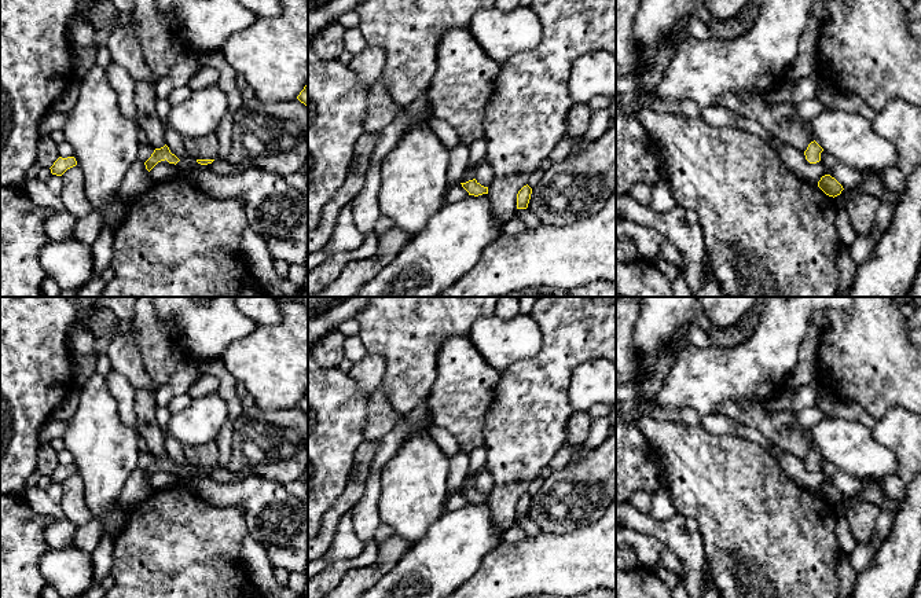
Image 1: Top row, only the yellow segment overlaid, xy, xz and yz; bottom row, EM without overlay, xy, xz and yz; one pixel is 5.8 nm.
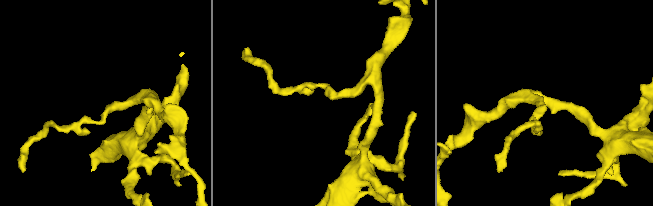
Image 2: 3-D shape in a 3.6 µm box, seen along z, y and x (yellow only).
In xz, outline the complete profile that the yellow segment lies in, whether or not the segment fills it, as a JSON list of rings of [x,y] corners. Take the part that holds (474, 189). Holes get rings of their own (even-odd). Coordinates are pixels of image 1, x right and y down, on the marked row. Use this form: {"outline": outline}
{"outline": [[[476,179],[460,184],[469,192],[469,195],[478,197],[482,194],[488,194],[488,187],[481,186]]]}

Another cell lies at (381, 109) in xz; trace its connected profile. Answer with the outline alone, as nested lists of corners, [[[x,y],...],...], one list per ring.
[[[382,76],[374,82],[367,93],[367,111],[364,115],[364,132],[382,131],[390,124],[400,107],[392,99],[386,87],[384,85]]]

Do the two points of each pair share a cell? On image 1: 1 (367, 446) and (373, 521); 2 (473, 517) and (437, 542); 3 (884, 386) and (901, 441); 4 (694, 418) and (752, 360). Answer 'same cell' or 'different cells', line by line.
1: different cells
2: same cell
3: different cells
4: different cells

